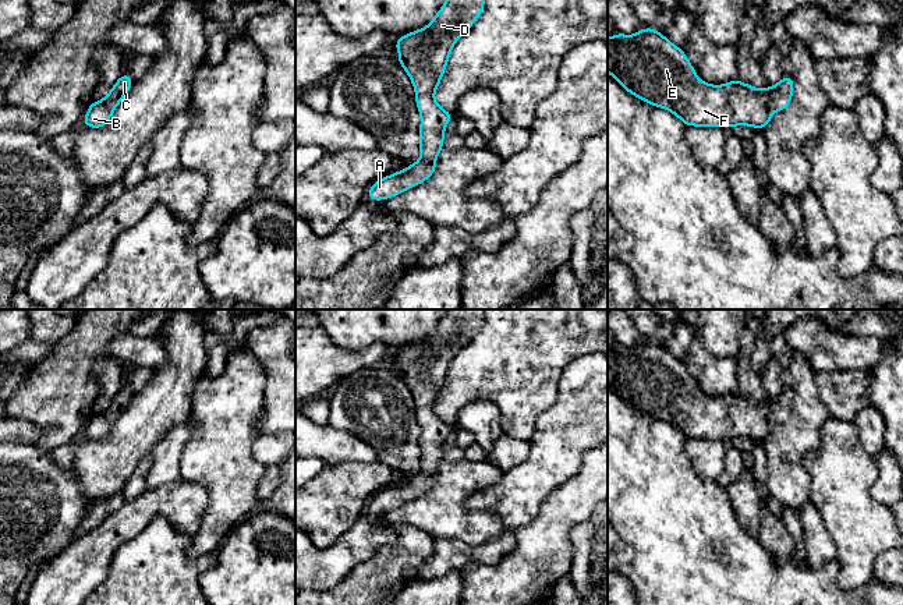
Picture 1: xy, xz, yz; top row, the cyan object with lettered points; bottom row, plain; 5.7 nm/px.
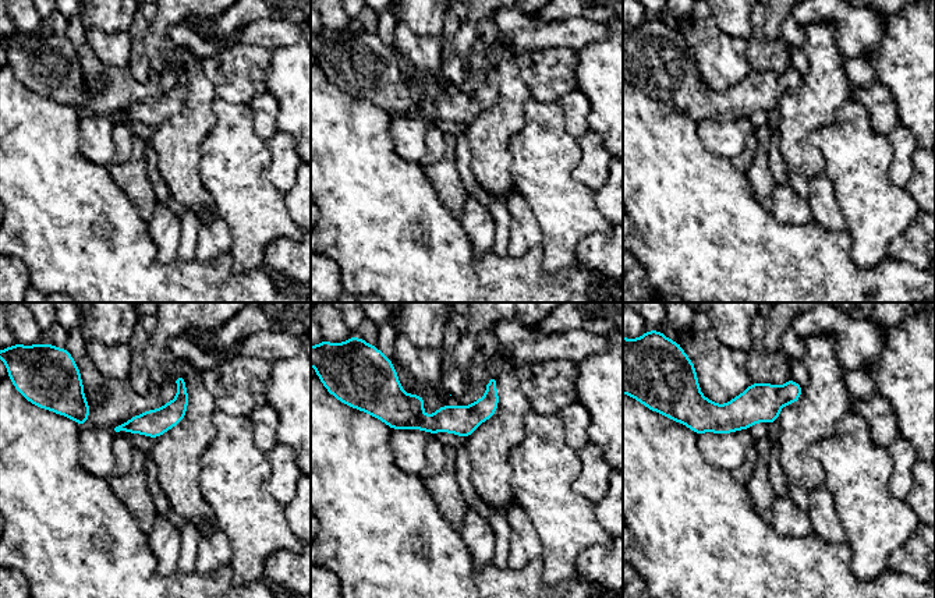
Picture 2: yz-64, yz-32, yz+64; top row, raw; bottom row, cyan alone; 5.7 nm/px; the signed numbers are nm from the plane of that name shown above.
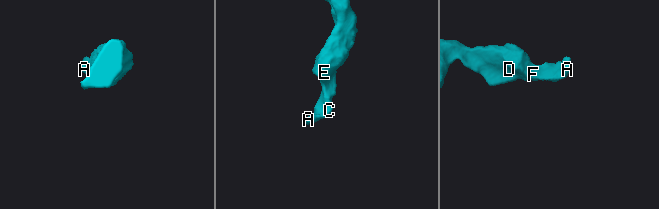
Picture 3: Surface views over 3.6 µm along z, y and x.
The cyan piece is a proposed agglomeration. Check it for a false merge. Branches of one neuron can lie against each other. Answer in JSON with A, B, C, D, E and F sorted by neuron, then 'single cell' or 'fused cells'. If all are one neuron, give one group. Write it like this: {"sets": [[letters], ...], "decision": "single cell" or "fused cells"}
{"sets": [["A", "B", "C", "D", "E", "F"]], "decision": "single cell"}

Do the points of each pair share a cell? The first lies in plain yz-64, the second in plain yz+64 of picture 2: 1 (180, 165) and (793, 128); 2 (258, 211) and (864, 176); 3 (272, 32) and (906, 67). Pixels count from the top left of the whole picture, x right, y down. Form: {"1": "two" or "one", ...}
{"1": "one", "2": "one", "3": "two"}

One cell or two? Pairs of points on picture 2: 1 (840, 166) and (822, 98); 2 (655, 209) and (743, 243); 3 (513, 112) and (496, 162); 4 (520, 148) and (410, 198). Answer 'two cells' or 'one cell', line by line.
1: two cells
2: one cell
3: one cell
4: two cells

